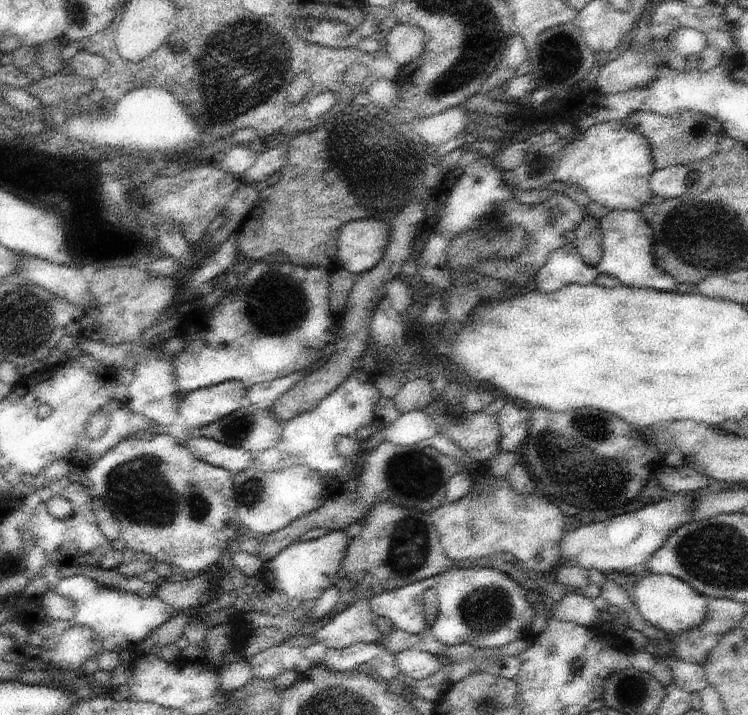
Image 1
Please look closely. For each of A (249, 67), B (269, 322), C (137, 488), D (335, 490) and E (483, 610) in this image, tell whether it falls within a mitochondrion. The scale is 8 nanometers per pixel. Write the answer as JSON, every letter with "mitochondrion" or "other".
{"A":"mitochondrion","B":"mitochondrion","C":"mitochondrion","D":"other","E":"mitochondrion"}

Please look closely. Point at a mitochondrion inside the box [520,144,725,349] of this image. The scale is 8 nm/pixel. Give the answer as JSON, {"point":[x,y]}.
{"point":[693,178]}

